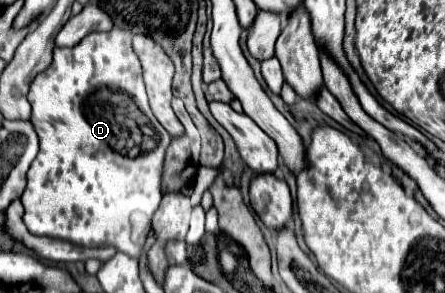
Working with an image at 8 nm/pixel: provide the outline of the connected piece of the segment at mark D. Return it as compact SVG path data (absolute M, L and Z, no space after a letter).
M114 27L108 33L92 33L92 35L84 37L72 49L66 49L66 47L56 49L50 67L46 71L42 71L40 75L36 75L36 79L32 81L28 101L32 105L30 121L34 123L36 133L40 137L40 153L36 155L36 159L32 161L32 165L28 169L28 185L26 185L26 191L22 195L24 223L26 223L28 231L34 235L42 235L42 237L64 239L64 241L76 243L80 247L100 247L104 243L112 243L112 247L116 247L118 251L122 251L130 257L140 257L146 235L150 233L152 215L158 209L160 199L162 199L162 171L164 171L164 155L166 155L166 149L170 143L170 135L158 123L158 119L154 117L154 113L148 105L148 95L144 89L144 81L142 81L142 65L140 65L136 53L132 49L132 35L124 29Z

